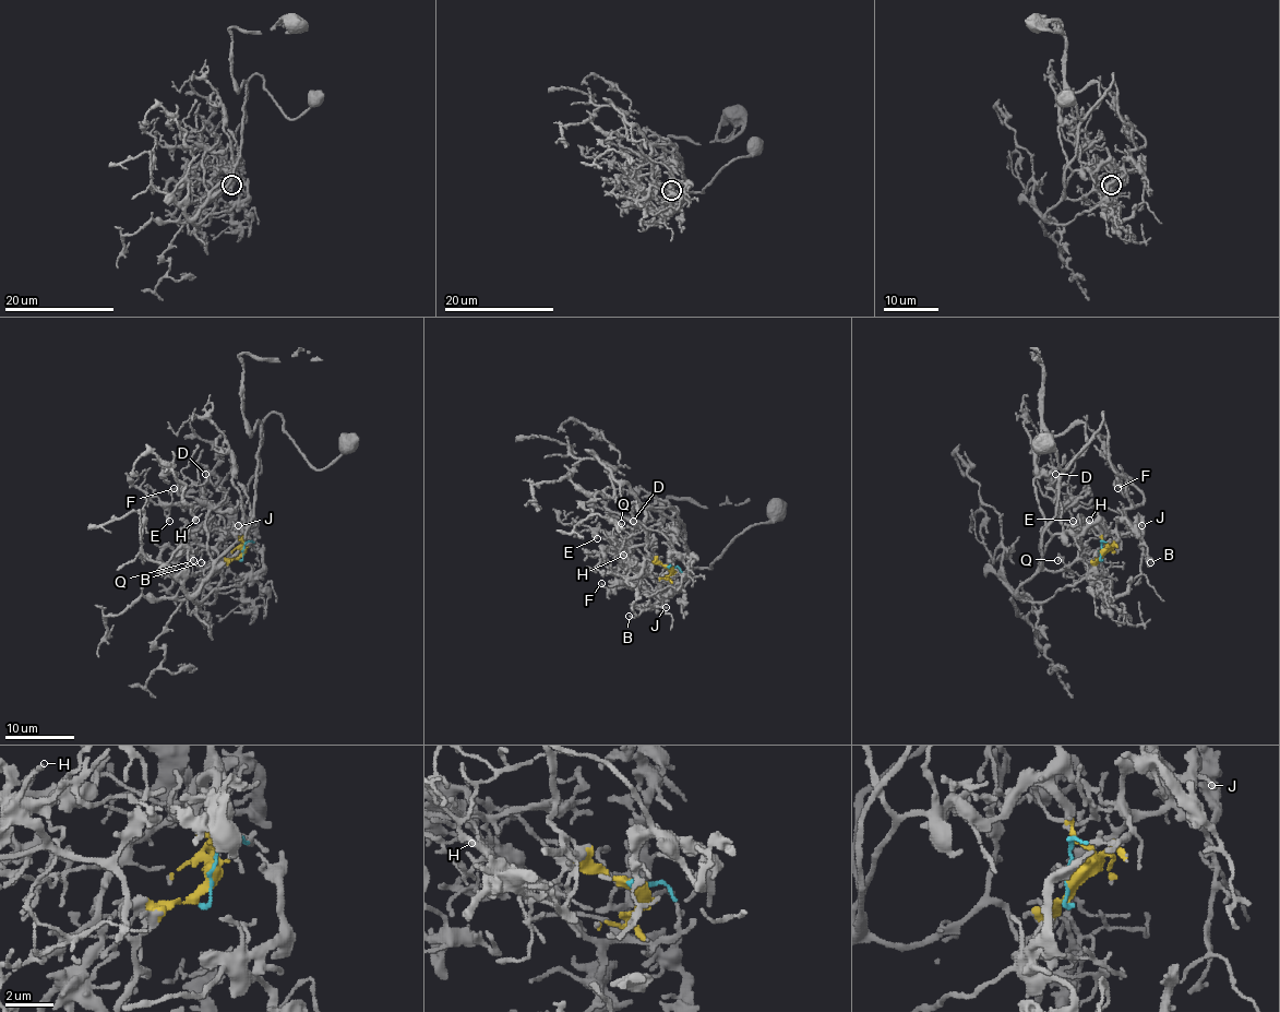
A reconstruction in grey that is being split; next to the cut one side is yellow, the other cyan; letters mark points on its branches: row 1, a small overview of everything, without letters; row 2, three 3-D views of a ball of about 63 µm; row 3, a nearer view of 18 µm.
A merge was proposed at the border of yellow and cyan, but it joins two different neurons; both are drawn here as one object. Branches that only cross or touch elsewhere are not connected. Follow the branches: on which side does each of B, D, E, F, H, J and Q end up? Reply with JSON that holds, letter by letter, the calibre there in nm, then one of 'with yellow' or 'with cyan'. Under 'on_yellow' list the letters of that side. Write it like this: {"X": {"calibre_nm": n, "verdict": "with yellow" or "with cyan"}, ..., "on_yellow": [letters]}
{"B": {"calibre_nm": 100, "verdict": "with cyan"}, "D": {"calibre_nm": 140, "verdict": "with yellow"}, "E": {"calibre_nm": 150, "verdict": "with yellow"}, "F": {"calibre_nm": 120, "verdict": "with cyan"}, "H": {"calibre_nm": 170, "verdict": "with yellow"}, "J": {"calibre_nm": 180, "verdict": "with cyan"}, "Q": {"calibre_nm": 140, "verdict": "with cyan"}, "on_yellow": ["D", "E", "H"]}

